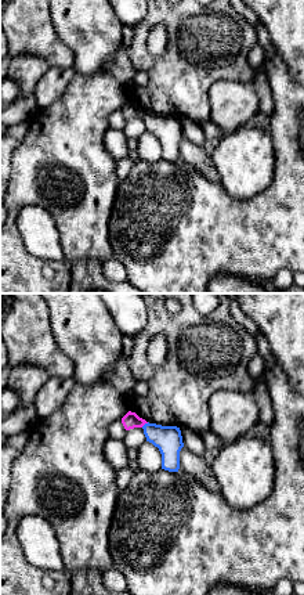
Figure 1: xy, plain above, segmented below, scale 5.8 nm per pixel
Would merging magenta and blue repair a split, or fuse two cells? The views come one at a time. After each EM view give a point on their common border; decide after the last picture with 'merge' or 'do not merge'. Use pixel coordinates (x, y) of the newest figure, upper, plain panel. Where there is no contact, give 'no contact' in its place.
(144, 114)

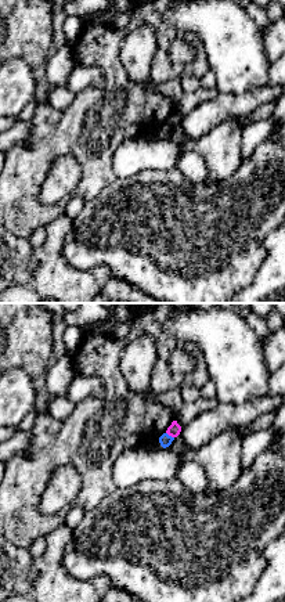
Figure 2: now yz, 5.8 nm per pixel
(170, 125)

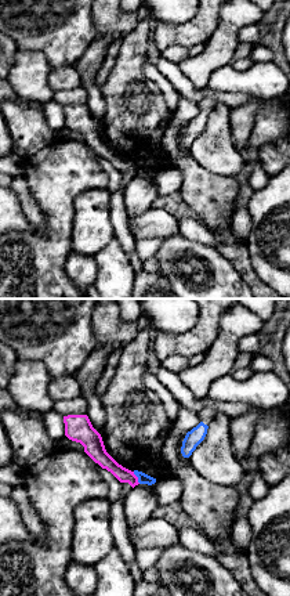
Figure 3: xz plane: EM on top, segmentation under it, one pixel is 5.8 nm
(137, 168)

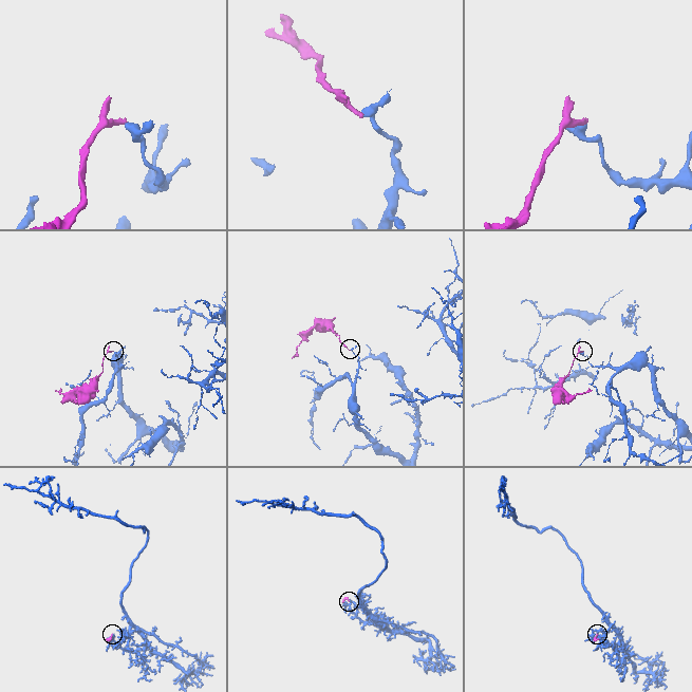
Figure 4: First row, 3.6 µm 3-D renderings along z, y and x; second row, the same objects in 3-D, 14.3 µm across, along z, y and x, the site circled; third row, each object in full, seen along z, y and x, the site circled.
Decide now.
do not merge

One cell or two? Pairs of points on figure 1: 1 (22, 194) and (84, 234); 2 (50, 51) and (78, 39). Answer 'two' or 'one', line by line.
1: one
2: two

